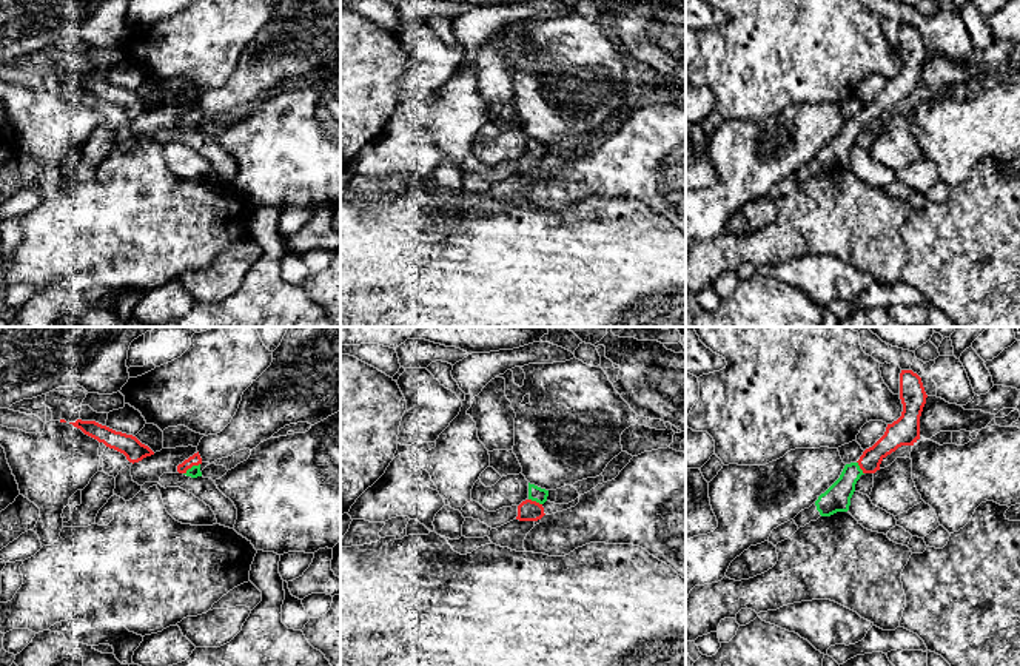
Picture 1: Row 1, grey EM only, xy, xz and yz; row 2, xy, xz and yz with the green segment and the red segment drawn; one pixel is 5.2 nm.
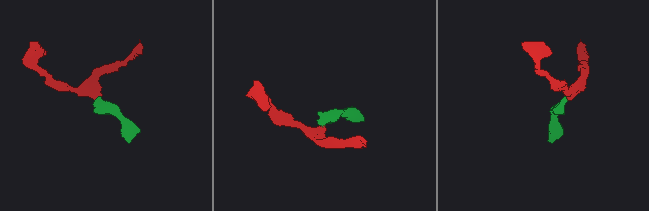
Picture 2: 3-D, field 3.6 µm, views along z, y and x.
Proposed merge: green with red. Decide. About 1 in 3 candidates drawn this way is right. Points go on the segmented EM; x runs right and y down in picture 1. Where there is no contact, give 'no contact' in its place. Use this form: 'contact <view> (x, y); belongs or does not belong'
contact xy (193, 466); belongs

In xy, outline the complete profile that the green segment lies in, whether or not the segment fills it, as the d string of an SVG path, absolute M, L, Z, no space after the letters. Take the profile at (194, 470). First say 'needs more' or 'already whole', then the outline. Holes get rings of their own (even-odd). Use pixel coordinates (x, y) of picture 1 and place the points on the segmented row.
needs more; M197 452L188 459L185 459L182 464L179 464L177 472L191 478L197 478L197 476L202 476L200 464L202 464L202 458Z

